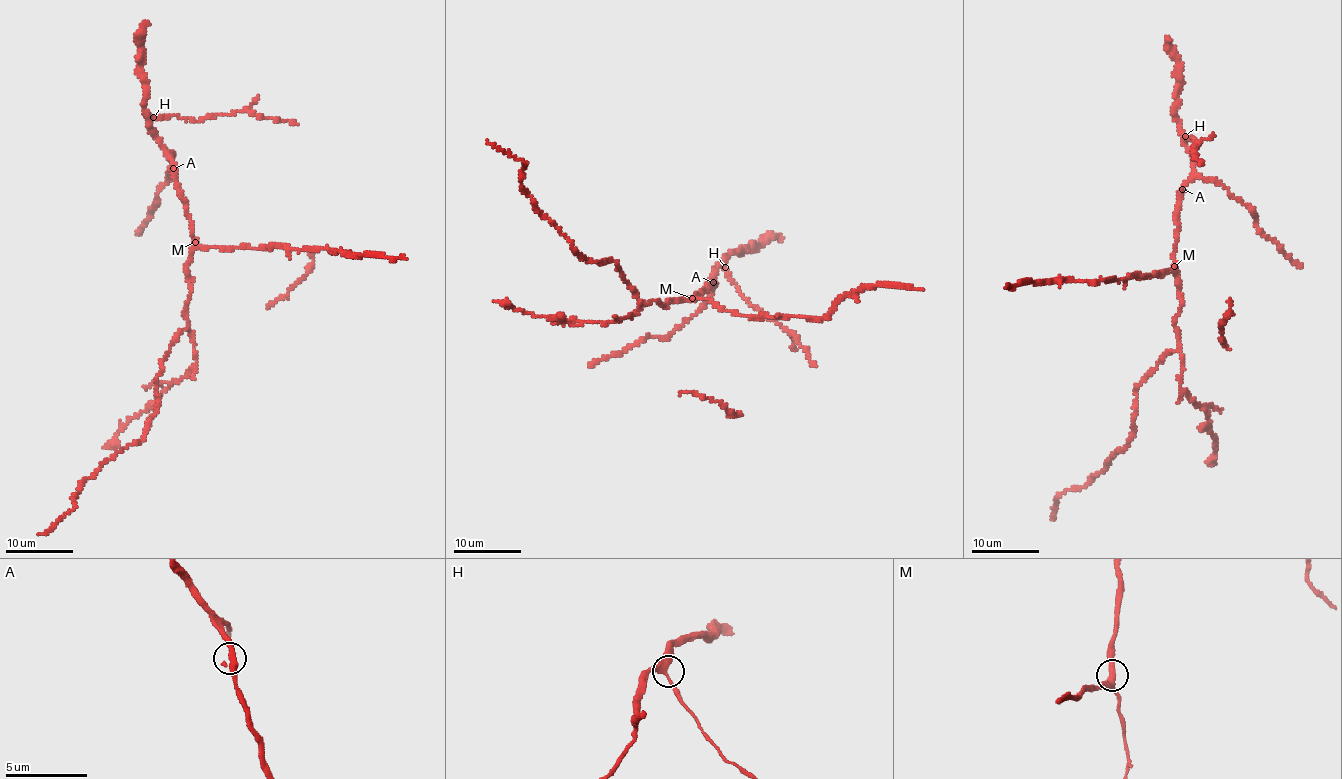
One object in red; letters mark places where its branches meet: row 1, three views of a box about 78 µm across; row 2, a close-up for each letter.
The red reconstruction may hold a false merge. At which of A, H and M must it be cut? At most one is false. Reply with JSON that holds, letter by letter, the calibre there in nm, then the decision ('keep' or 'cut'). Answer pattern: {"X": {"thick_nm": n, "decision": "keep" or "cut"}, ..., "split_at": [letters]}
{"A": {"thick_nm": 320, "decision": "keep"}, "H": {"thick_nm": 300, "decision": "keep"}, "M": {"thick_nm": 320, "decision": "keep"}, "split_at": []}

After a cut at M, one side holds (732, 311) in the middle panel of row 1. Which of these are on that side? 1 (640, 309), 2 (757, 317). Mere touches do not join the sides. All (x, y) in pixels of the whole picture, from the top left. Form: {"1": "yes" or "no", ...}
{"1": "yes", "2": "yes"}

